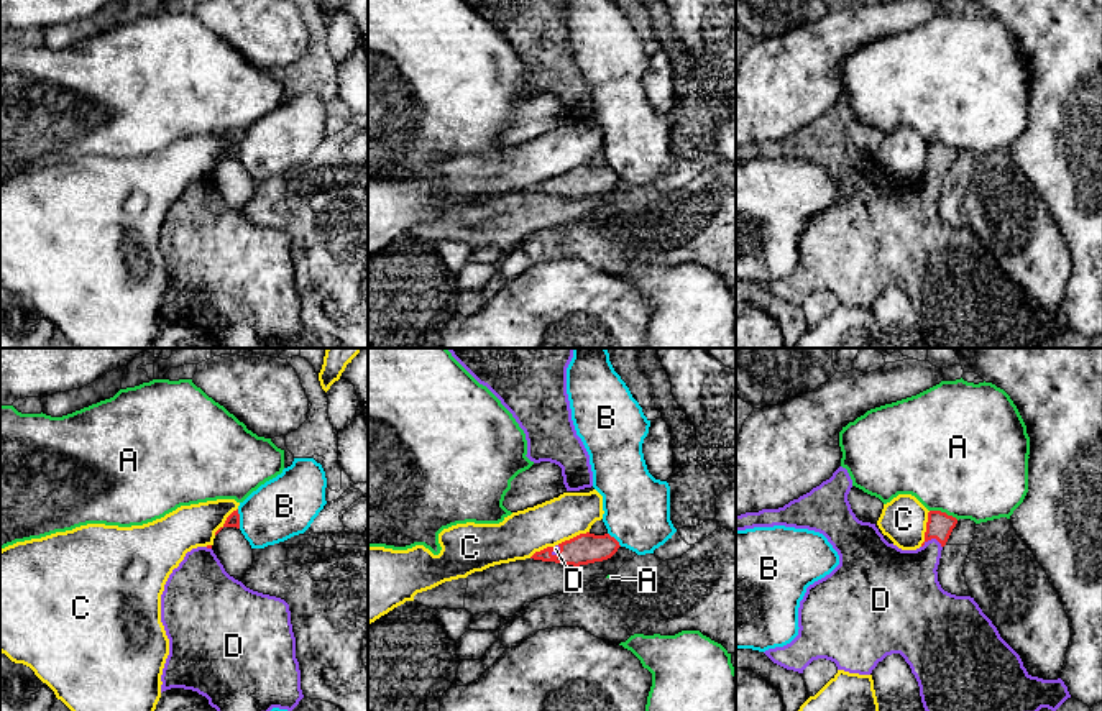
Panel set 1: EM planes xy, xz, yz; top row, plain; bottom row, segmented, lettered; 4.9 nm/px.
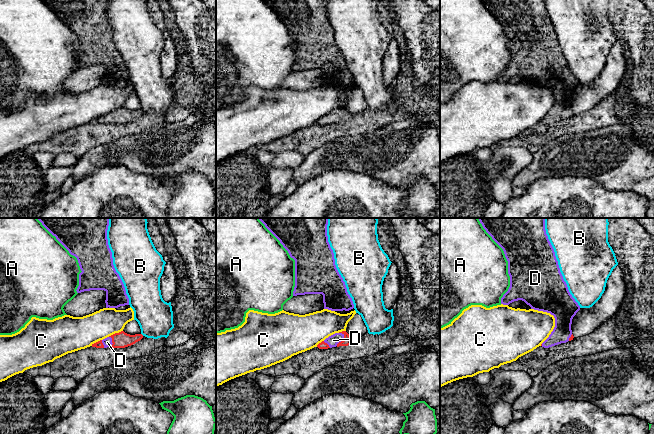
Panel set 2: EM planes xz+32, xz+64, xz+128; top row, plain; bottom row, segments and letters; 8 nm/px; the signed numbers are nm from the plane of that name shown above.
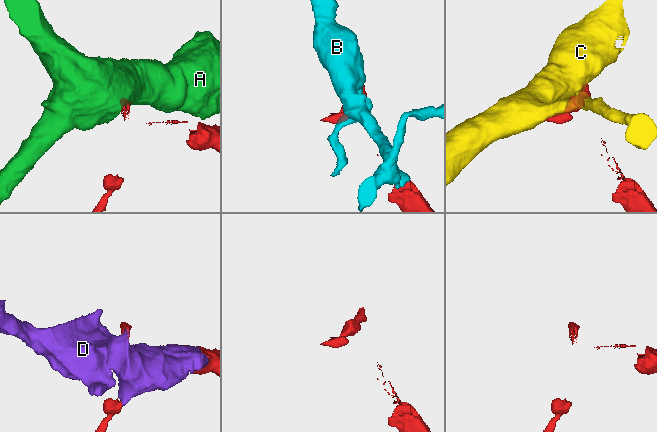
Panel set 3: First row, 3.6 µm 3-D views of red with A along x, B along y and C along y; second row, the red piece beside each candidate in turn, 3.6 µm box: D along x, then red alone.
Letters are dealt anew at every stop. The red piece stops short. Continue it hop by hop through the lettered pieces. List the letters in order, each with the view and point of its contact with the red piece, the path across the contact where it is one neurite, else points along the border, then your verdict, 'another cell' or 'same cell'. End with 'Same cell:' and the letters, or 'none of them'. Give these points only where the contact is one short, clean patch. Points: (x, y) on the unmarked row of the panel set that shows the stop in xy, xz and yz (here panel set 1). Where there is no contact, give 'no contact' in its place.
A: contact yz (945, 145); another cell
B: contact xy (238, 151); another cell
C: contact yz (927, 161); another cell
D: contact yz (932, 169); same cell
Same cell: D

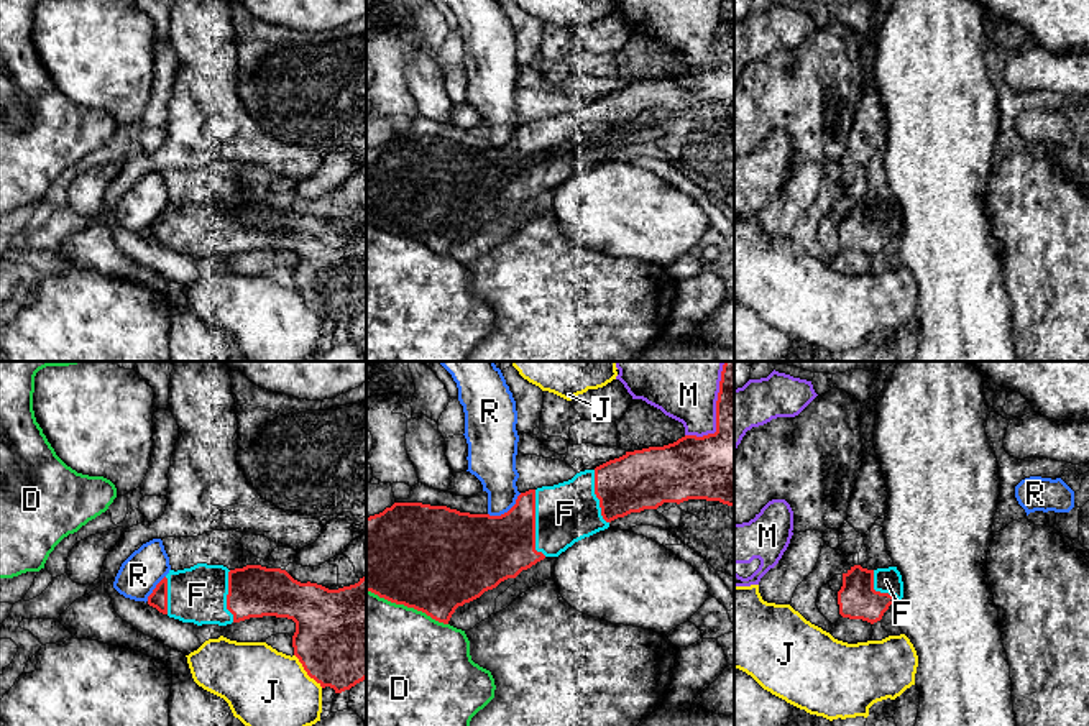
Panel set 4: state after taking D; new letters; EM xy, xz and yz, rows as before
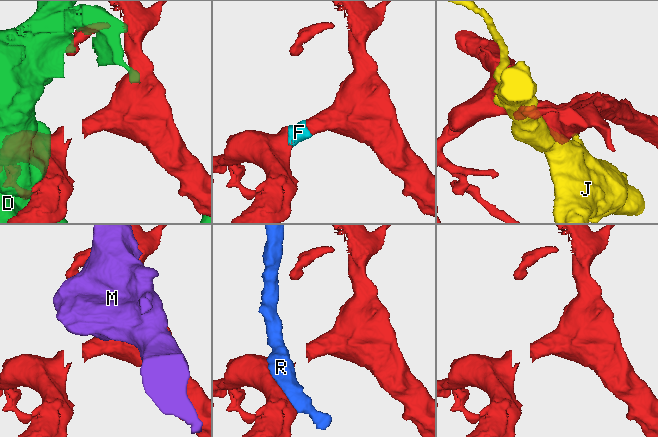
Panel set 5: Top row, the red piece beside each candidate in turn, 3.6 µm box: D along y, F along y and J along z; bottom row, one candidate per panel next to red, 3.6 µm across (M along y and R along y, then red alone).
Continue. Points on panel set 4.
D: contact xz (408, 238); another cell
F: contact xz (534, 156); same cell
J: contact xy (306, 303); another cell
M: contact xz (716, 46); another cell
R: contact xz (508, 143); another cell
Same cell: F

